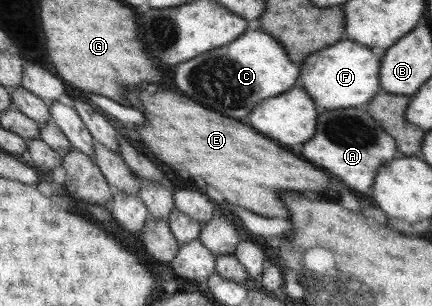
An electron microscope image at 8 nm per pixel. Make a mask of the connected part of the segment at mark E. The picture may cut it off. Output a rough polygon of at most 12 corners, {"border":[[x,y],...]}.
{"border":[[134,91],[140,143],[224,202],[288,217],[332,177],[252,127]]}

